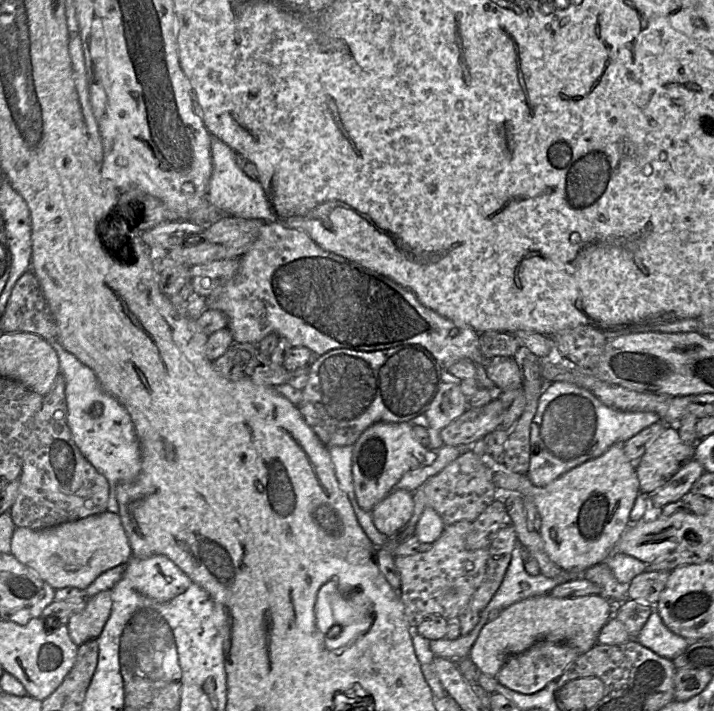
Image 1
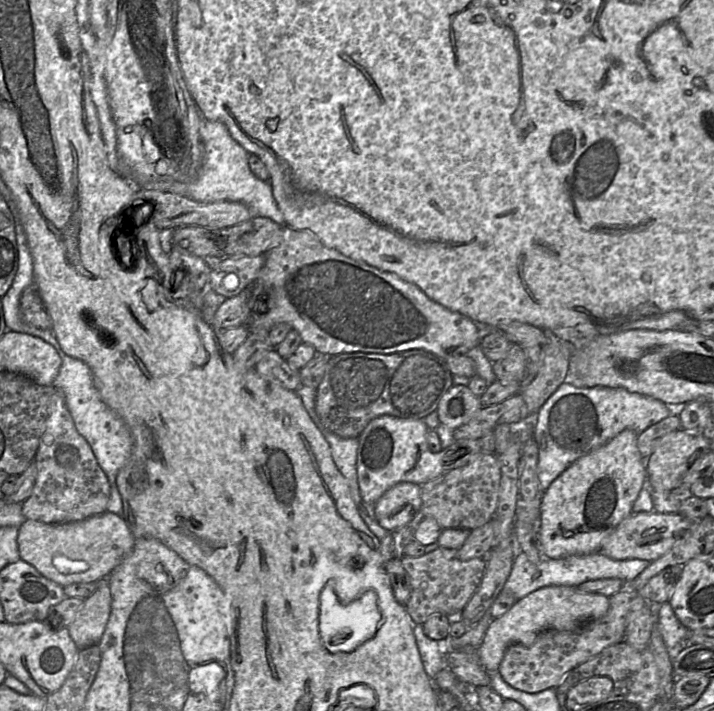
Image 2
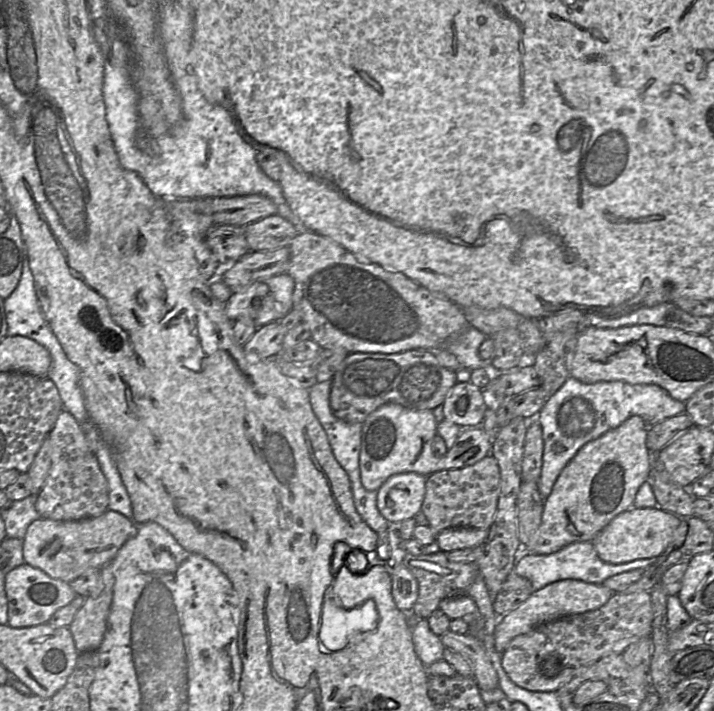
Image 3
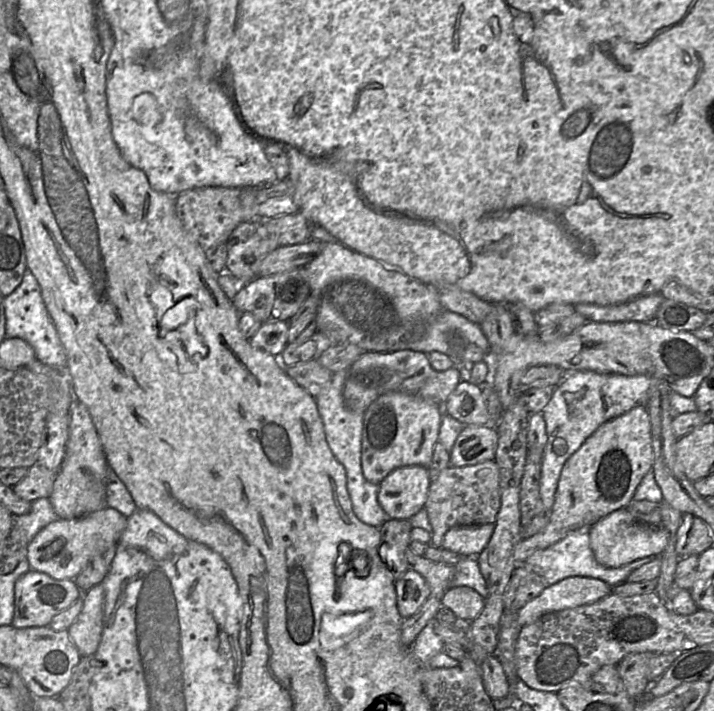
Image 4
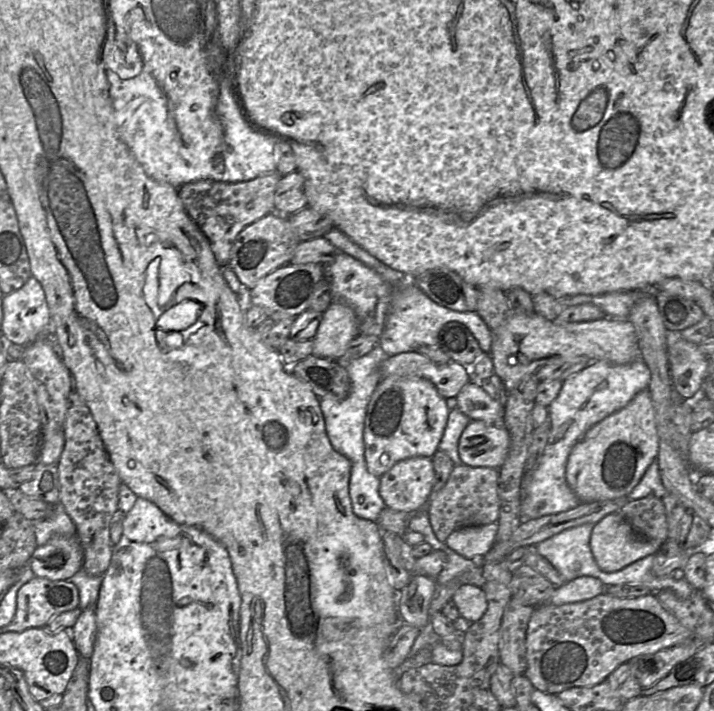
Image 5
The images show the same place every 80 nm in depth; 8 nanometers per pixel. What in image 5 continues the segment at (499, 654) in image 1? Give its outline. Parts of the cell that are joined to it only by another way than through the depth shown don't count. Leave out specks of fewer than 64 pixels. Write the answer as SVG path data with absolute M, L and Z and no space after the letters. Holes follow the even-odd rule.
M582 576L556 587L547 603L559 606L567 603L581 602L603 594L606 586L592 576Z

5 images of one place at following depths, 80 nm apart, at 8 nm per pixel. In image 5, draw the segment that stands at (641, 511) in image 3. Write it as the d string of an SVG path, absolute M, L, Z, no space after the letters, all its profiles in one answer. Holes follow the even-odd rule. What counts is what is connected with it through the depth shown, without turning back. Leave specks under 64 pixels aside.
M611 513L597 522L591 532L590 549L598 567L604 572L616 572L648 555L656 554L661 544L640 536L619 514Z

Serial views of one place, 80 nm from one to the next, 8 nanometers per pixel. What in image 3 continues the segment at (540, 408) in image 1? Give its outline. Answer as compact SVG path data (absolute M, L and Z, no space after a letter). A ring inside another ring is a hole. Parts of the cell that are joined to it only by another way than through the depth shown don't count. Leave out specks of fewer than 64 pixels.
M569 376L546 400L535 418L541 425L544 441L542 468L538 480L541 497L545 500L550 495L561 471L586 443L618 427L629 417L638 415L650 427L684 412L685 402L675 400L658 385L633 385L623 381L587 384Z

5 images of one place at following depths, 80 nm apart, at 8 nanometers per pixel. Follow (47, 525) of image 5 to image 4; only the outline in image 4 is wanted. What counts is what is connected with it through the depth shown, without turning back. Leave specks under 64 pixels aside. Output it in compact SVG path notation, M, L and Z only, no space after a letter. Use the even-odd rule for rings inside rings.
M39 498L31 501L31 508L23 515L12 515L12 526L18 527L24 532L27 541L49 523L60 519L54 512L48 498Z

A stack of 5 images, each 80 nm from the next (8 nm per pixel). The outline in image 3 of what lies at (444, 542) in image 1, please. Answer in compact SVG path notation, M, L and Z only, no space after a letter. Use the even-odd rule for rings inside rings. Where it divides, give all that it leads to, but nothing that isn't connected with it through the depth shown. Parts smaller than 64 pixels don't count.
M443 551L419 556L407 553L403 564L418 581L418 599L410 612L410 615L417 620L428 619L435 610L439 609L443 599L466 594L467 589L479 574L477 563L451 562Z

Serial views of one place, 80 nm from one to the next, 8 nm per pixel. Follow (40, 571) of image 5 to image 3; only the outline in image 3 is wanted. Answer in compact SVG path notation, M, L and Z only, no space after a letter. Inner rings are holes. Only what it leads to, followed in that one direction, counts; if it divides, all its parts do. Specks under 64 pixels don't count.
M109 509L98 516L78 521L39 518L30 523L22 539L23 559L26 564L40 569L49 577L70 583L90 568L101 569L110 564L122 545L136 534L137 526L131 519Z

